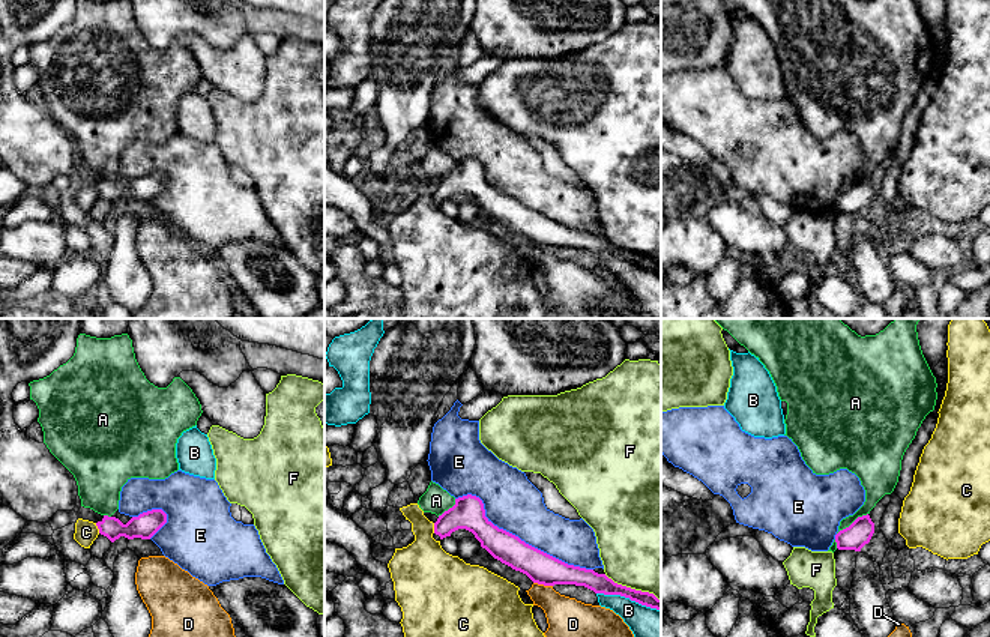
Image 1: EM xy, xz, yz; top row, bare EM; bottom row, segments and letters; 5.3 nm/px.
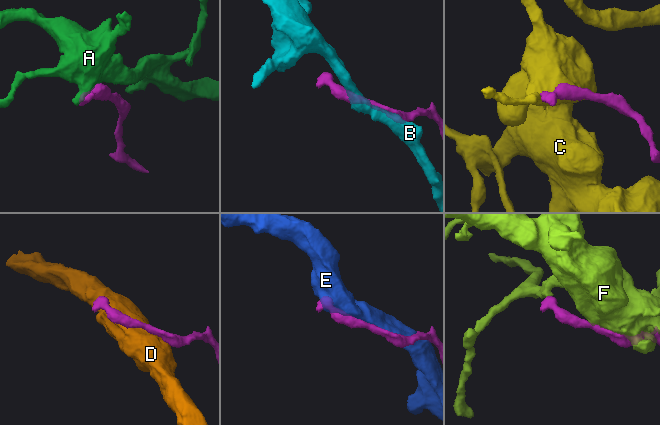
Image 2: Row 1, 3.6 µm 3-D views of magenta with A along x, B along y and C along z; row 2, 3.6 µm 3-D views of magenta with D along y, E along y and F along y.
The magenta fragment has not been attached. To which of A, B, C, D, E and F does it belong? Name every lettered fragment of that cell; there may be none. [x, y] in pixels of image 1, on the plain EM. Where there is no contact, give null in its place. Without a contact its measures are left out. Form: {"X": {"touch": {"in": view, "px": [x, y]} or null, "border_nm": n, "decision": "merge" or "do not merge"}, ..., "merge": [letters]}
{"A": {"touch": {"in": "yz", "px": [854, 185]}, "border_nm": 200, "decision": "do not merge"}, "B": {"touch": {"in": "xz", "px": [628, 260]}, "border_nm": 360, "decision": "do not merge"}, "C": {"touch": {"in": "xy", "px": [98, 191]}, "border_nm": 60, "decision": "do not merge"}, "D": {"touch": {"in": "xz", "px": [543, 247]}, "border_nm": 110, "decision": "do not merge"}, "E": {"touch": {"in": "xz", "px": [517, 200]}, "border_nm": 850, "decision": "do not merge"}, "F": {"touch": {"in": "xz", "px": [633, 253]}, "border_nm": 340, "decision": "do not merge"}, "merge": []}

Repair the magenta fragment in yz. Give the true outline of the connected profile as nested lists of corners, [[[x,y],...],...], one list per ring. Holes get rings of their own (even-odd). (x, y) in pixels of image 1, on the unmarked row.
[[[870,179],[858,180],[849,191],[835,198],[837,212],[861,215],[870,206],[873,197],[874,186]]]

